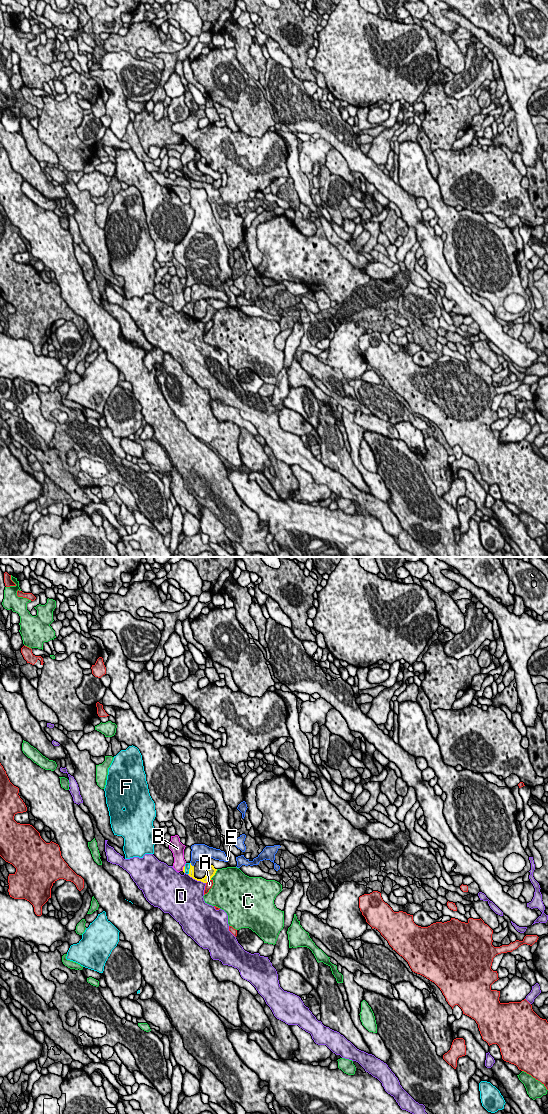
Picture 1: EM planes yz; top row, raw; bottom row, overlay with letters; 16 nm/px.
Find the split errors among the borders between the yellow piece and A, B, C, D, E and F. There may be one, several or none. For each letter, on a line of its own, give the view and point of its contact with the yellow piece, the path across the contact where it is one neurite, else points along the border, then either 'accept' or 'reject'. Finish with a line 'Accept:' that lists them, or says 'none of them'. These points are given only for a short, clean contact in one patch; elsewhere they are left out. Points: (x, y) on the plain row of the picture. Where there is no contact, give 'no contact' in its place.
A: meets yellow in yz at (208, 321); reject
B: meets yellow in yz at (183, 308); border along yz (184, 305), (182, 310); reject
C: meets yellow in yz at (214, 314); accept
D: meets yellow in yz at (196, 319); reject
E: meets yellow in yz at (190, 304); accept
F: meets yellow in yz at (189, 309); reject
Accept: C, E

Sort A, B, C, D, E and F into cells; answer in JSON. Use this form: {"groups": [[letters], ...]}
{"groups": [["A"], ["B"], ["C", "E"], ["D"], ["F"]]}

